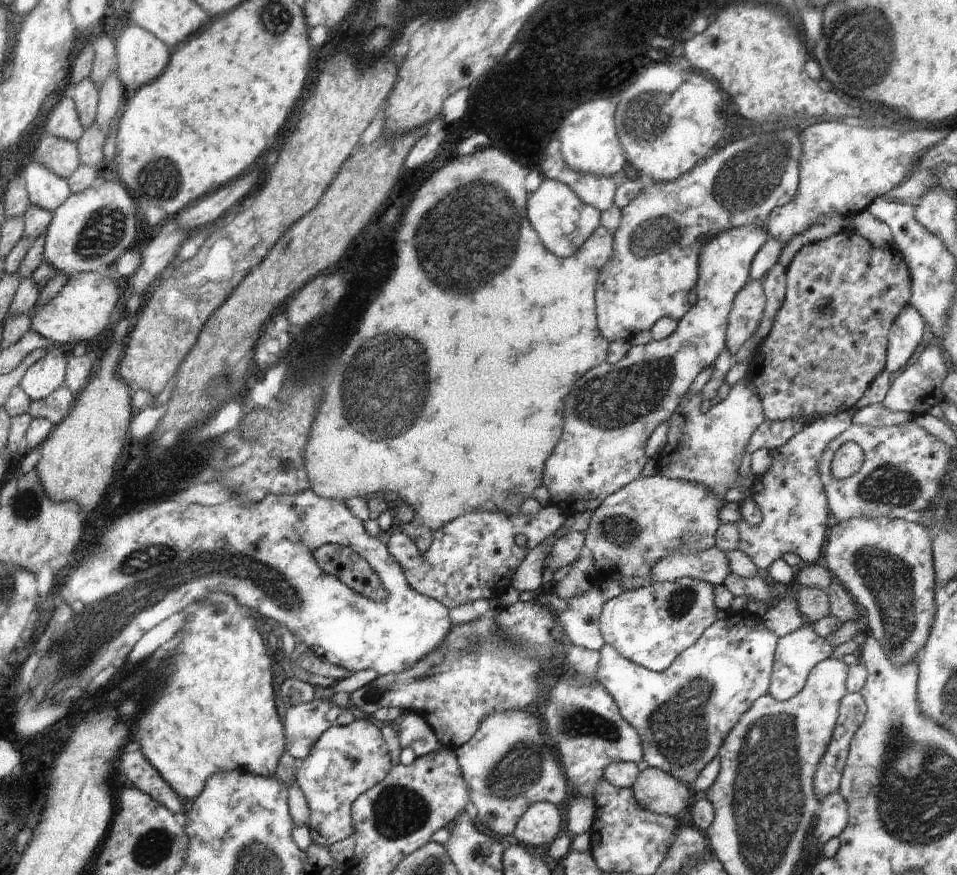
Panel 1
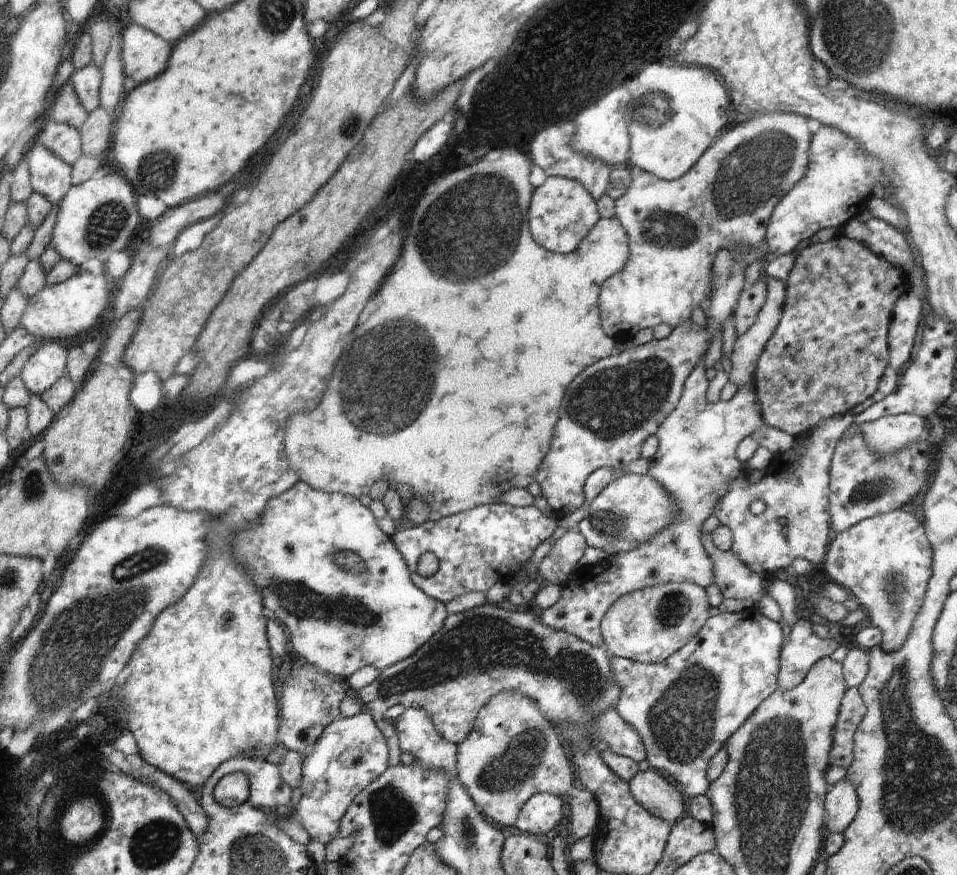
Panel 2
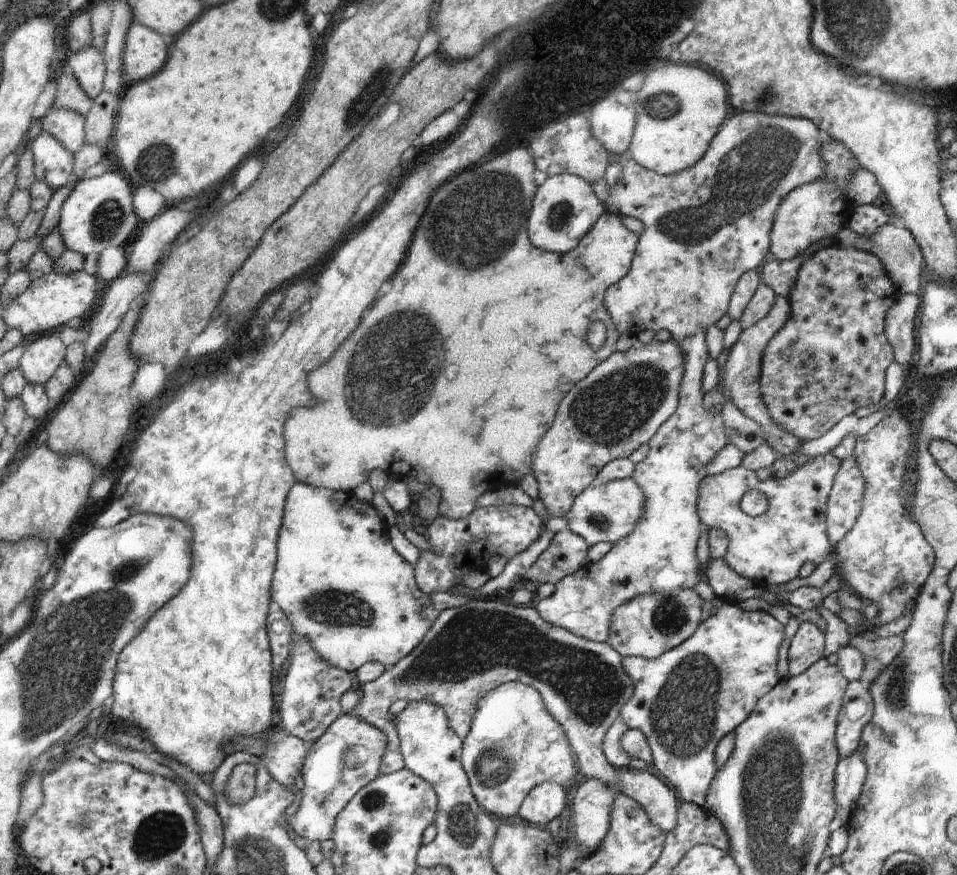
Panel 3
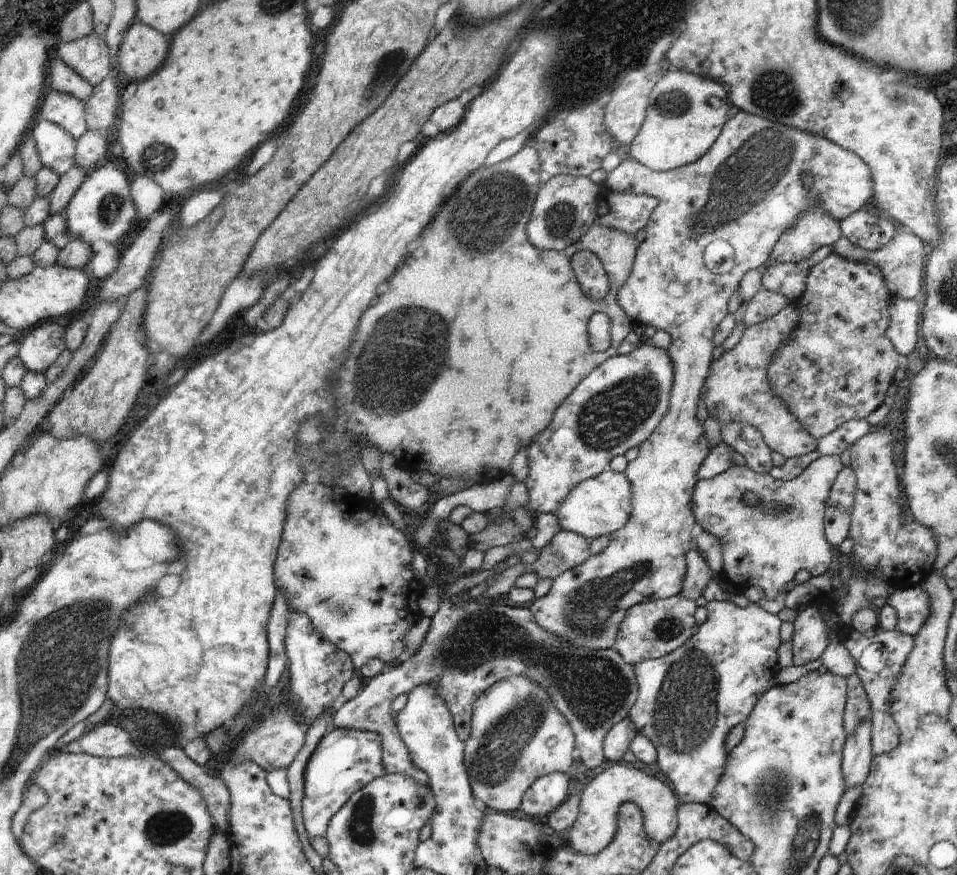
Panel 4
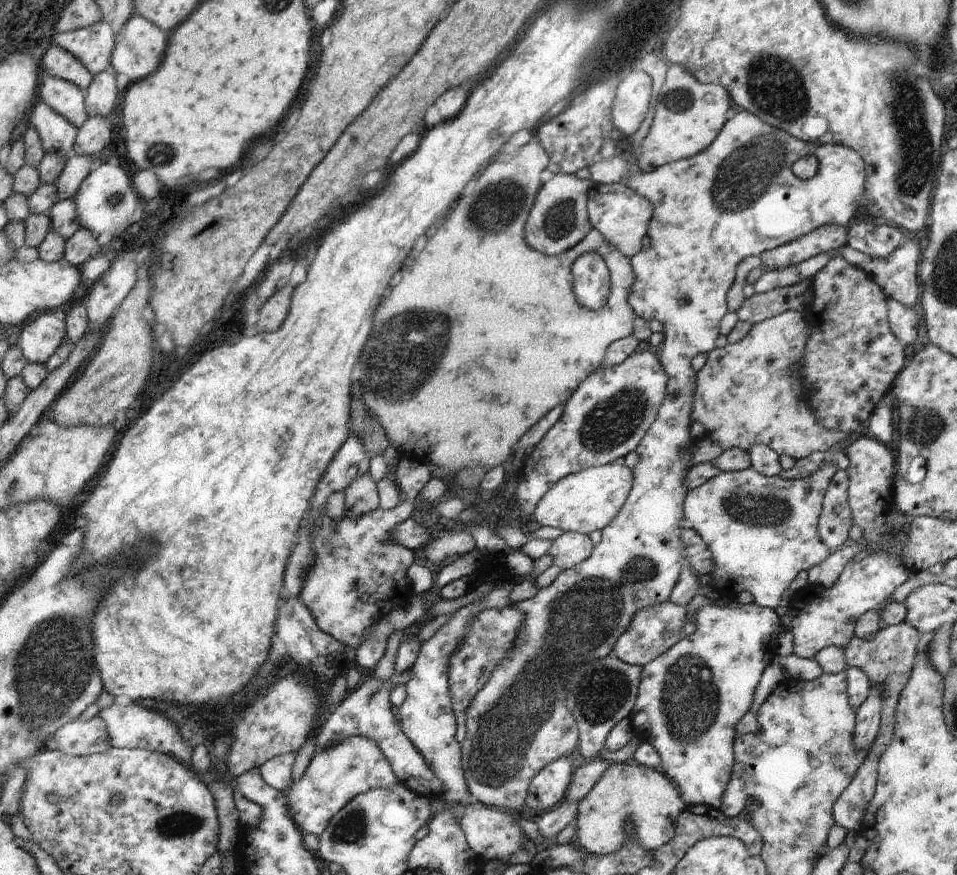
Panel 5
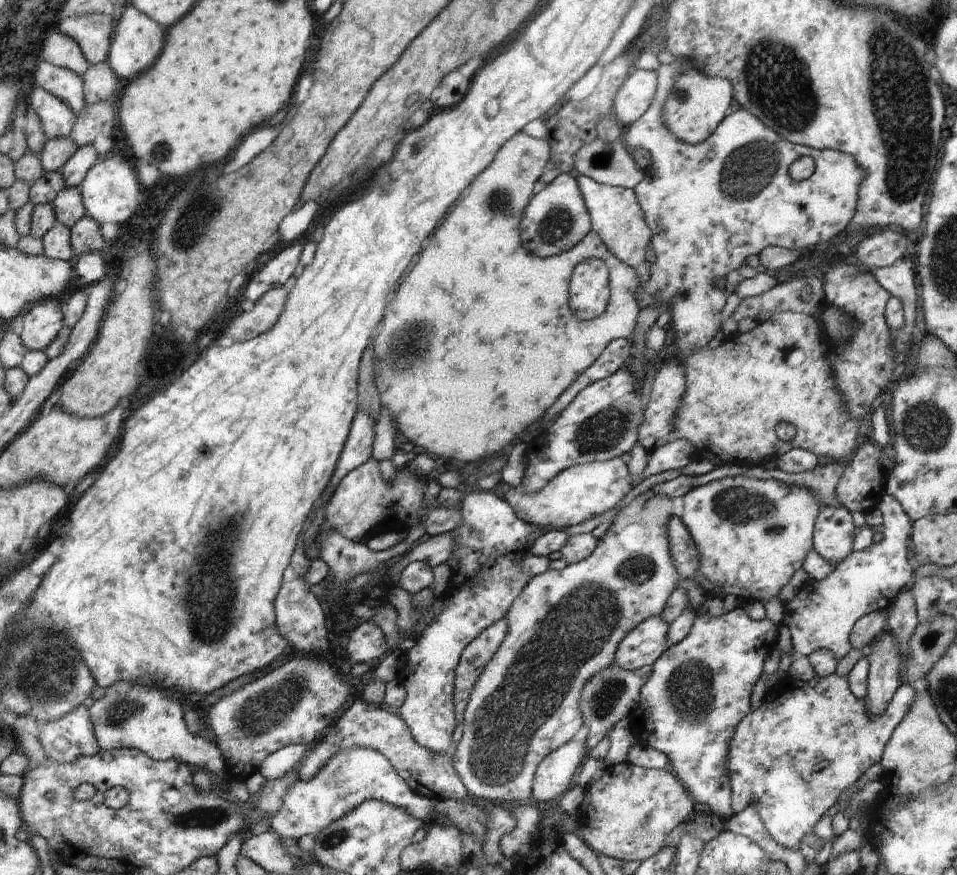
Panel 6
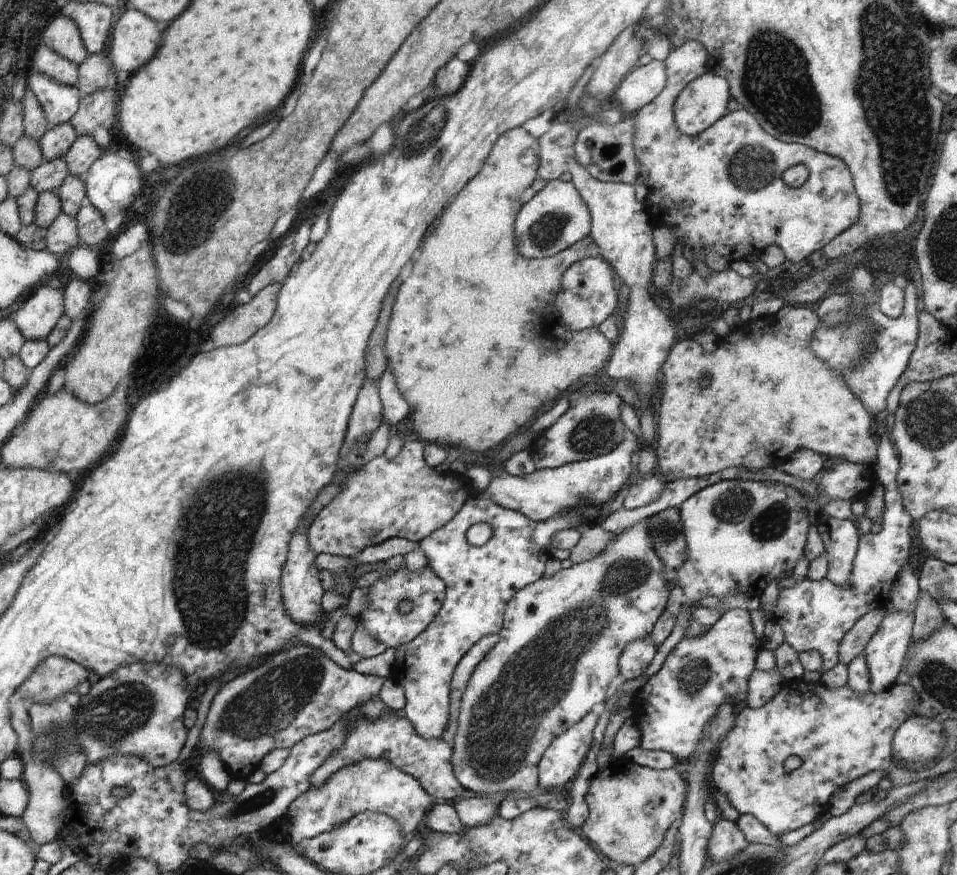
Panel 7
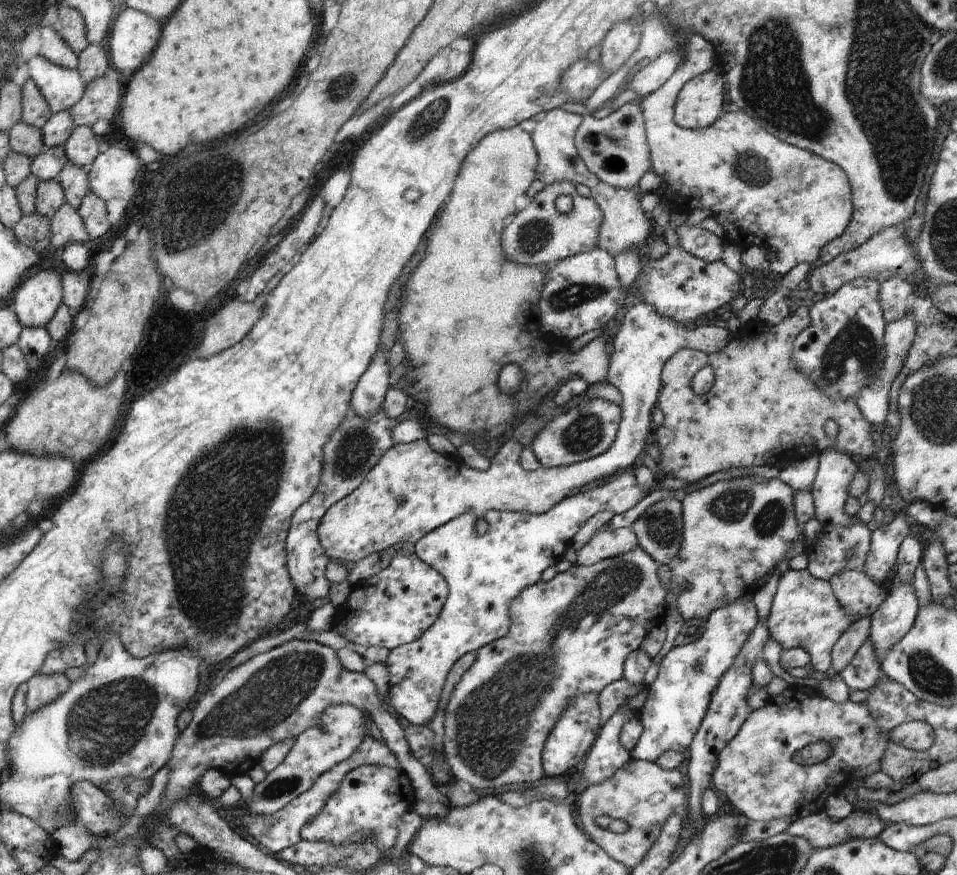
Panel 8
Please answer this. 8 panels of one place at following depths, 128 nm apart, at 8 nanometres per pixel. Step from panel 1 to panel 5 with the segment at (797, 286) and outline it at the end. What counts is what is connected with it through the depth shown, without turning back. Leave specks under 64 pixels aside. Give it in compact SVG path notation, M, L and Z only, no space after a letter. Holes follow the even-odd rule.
M842 256L830 258L830 260L813 276L811 279L812 288L814 291L814 300L811 305L805 306L804 318L809 320L813 325L809 330L807 343L803 352L802 367L799 368L799 376L803 377L803 386L807 389L807 396L809 397L809 404L811 410L815 413L815 417L825 429L831 431L842 431L843 433L851 433L854 430L864 428L864 424L868 422L872 411L880 402L880 399L891 389L893 380L898 376L898 373L906 368L906 351L903 344L898 341L896 336L892 334L889 327L888 311L887 311L887 296L884 294L883 288L860 267L850 264L844 260Z

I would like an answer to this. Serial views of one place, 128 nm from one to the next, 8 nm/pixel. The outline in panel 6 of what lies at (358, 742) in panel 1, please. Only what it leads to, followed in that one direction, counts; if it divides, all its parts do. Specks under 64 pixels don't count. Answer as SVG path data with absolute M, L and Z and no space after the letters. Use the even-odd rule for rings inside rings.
M352 747L330 757L309 779L296 779L283 796L282 808L270 819L270 826L280 837L296 840L304 834L314 837L350 809L370 799L402 807L422 822L433 810L432 798L414 792L381 752Z

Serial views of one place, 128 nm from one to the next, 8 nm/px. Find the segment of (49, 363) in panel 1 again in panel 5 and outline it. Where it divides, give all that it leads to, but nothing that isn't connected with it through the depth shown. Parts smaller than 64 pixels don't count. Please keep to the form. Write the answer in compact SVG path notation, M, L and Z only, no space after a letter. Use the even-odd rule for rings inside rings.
M41 311L24 325L17 345L28 363L44 364L56 352L61 340L67 336L65 321L57 318L52 311Z

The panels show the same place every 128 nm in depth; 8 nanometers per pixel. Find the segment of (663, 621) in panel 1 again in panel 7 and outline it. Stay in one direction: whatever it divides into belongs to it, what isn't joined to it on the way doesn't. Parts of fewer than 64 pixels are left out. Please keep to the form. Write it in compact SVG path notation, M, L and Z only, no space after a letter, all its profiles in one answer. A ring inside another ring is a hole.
M649 636L628 644L618 660L621 676L625 680L641 677L652 663L656 652L658 650Z

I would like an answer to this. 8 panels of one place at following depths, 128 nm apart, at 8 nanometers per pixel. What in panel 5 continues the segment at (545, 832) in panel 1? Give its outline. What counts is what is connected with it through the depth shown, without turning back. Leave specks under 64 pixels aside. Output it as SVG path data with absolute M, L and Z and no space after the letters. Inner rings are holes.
M570 755L568 757L560 757L547 764L539 773L532 777L525 800L528 808L532 808L532 810L544 810L544 808L547 808L548 811L556 808L557 804L565 797L567 788L572 780L572 773L575 769L572 767L571 761Z

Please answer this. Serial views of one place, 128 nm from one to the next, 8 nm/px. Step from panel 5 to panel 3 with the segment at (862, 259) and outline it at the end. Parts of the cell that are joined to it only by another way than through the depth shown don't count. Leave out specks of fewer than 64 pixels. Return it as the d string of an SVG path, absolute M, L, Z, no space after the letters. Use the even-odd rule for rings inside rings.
M900 223L886 224L882 228L878 228L878 232L870 238L866 236L858 236L845 225L836 236L839 245L844 247L856 248L858 251L864 251L876 256L884 266L888 277L892 280L899 294L918 295L924 286L922 272L922 263L924 256L920 246L916 243L916 238Z

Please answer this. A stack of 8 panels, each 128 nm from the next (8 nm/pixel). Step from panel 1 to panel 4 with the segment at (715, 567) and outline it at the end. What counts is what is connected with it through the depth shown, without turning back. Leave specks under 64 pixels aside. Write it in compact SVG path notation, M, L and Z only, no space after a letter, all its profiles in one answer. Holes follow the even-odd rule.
M733 111L731 113L730 118L721 130L721 135L714 141L714 144L708 149L708 152L705 152L704 156L701 156L696 162L672 169L668 172L662 172L642 169L639 167L639 162L630 157L629 159L622 161L618 168L615 168L612 172L607 174L604 185L608 191L615 193L630 193L633 195L646 195L657 198L658 203L656 208L652 211L651 217L648 219L647 225L644 228L646 231L645 241L637 244L630 276L618 289L617 301L623 308L623 311L629 318L632 326L637 325L638 323L642 323L646 326L654 326L658 331L667 332L671 336L671 343L666 352L668 353L669 359L673 362L674 380L671 397L669 398L668 412L663 416L658 428L648 437L648 440L645 440L643 444L639 444L639 455L635 460L628 463L623 472L631 484L632 512L629 516L629 521L619 531L613 532L607 536L610 543L602 553L590 555L588 560L583 562L580 566L558 575L551 582L550 592L548 592L546 596L534 598L534 602L528 606L530 612L534 615L535 621L544 628L545 631L548 631L553 635L558 635L572 646L584 647L587 649L612 649L617 632L619 631L619 624L626 616L626 609L629 609L631 606L641 603L642 601L667 599L671 596L681 594L683 580L687 573L686 553L694 547L694 541L690 536L692 526L696 524L696 519L691 507L693 490L699 480L697 477L698 469L713 447L713 444L705 435L703 429L705 423L700 421L696 415L697 402L700 391L703 390L708 370L711 366L712 350L716 347L713 343L716 327L729 313L728 300L730 296L736 292L742 277L748 271L751 269L763 270L763 264L766 262L767 257L771 256L773 246L776 244L778 237L782 234L784 229L787 229L796 222L796 219L800 216L801 212L808 210L812 205L820 205L828 214L830 214L830 216L833 216L840 222L842 219L850 216L853 212L864 207L870 207L873 195L870 169L868 168L868 165L853 152L844 150L841 146L834 144L834 142L823 136L795 129L791 126L783 125L782 123L778 124L774 121L762 120L762 118L758 118L746 111ZM804 175L808 175L813 180L813 188L810 190L806 190L802 184ZM718 240L730 244L730 248L732 248L732 254L730 254L730 256L734 258L734 266L732 266L728 272L722 272L722 274L712 272L712 270L708 268L706 260L702 260L702 254L706 252L706 246L708 246L708 244L716 244Z

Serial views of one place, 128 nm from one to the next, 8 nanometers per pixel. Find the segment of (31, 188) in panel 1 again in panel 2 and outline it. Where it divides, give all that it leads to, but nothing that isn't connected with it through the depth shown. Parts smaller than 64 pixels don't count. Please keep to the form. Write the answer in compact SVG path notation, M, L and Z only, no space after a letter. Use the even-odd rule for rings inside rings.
M44 145L34 146L25 156L33 192L59 205L71 187L71 166Z

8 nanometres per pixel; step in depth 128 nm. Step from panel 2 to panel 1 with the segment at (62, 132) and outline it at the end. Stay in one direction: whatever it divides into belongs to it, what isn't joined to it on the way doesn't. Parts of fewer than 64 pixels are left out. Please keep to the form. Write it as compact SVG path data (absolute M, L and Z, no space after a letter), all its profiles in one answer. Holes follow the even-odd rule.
M44 134L34 152L34 160L46 164L51 170L63 178L70 178L81 165L77 143L62 140L50 134Z

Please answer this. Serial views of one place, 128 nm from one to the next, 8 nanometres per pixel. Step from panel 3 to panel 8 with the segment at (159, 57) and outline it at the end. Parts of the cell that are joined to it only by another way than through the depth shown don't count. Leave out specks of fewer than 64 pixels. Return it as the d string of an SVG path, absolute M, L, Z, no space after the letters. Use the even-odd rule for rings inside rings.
M122 10L108 38L111 67L118 72L138 70L148 62L161 35L162 23L139 10Z

